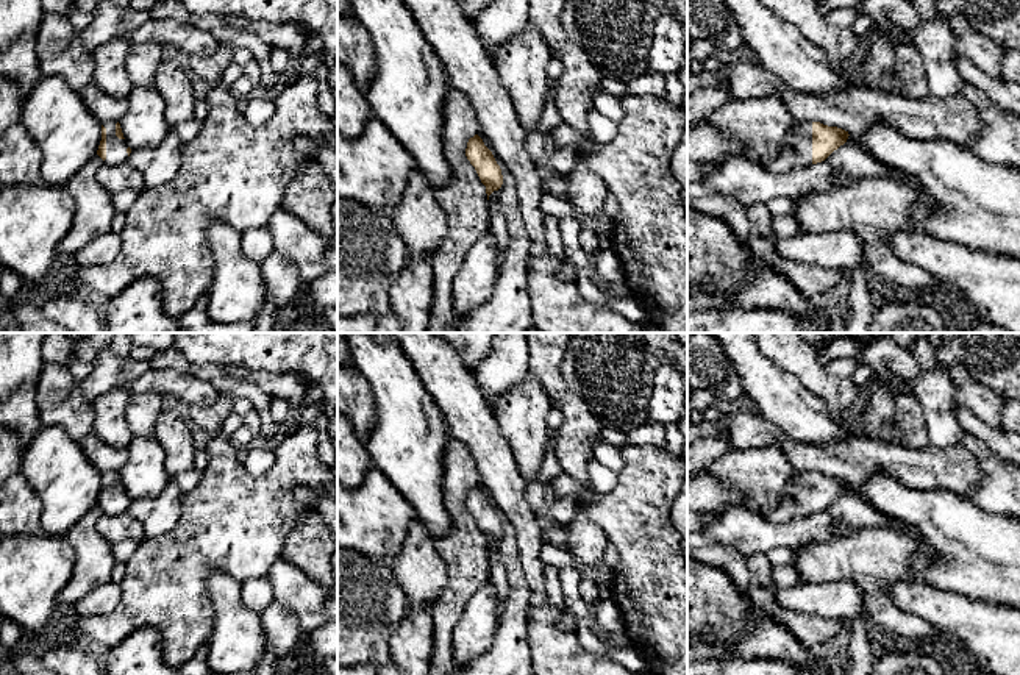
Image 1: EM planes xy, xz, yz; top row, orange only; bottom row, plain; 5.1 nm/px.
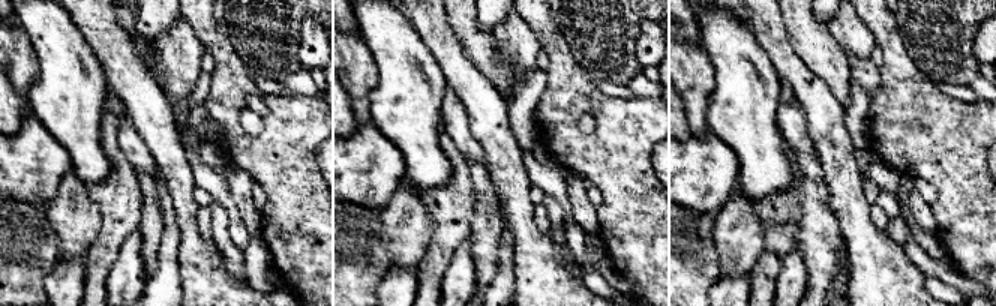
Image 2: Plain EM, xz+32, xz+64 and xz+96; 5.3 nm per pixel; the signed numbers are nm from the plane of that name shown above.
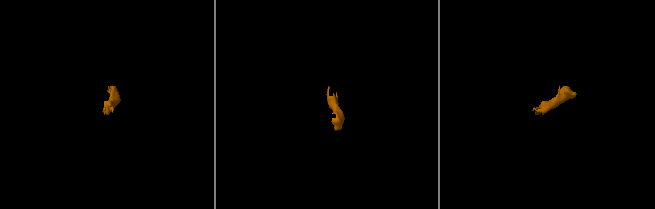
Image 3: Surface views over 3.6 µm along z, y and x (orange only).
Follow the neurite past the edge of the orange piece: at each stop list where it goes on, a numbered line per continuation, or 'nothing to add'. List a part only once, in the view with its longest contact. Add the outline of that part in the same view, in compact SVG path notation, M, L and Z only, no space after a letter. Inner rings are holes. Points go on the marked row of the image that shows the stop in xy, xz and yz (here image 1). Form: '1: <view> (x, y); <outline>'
1: yz (798, 144); M798 122L798 127L786 136L786 147L772 161L761 166L772 173L784 173L800 166L812 164L812 122Z

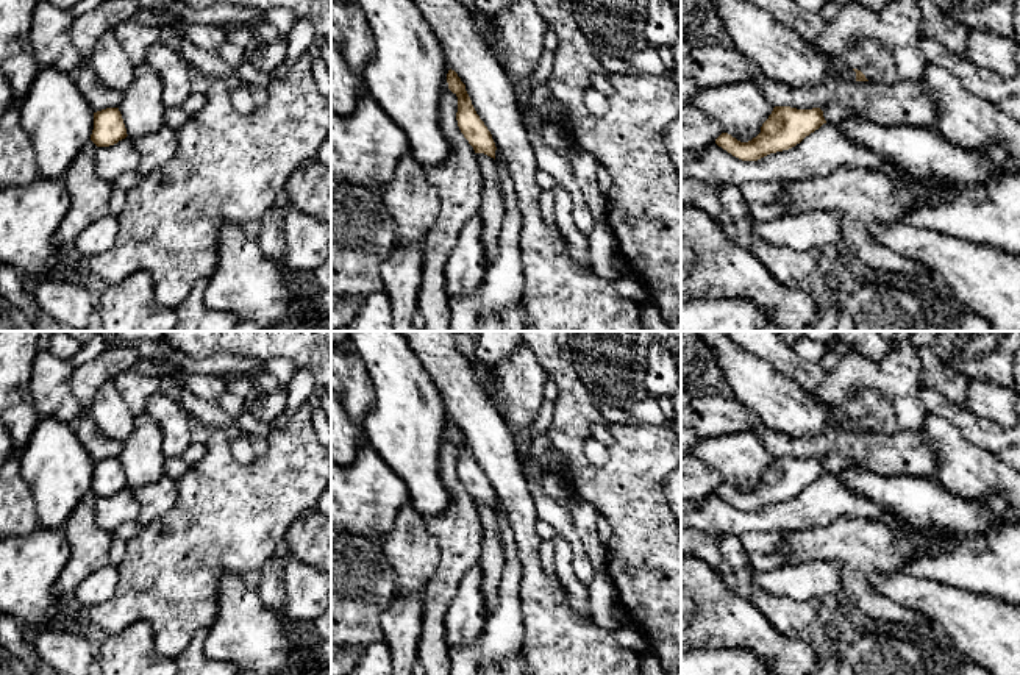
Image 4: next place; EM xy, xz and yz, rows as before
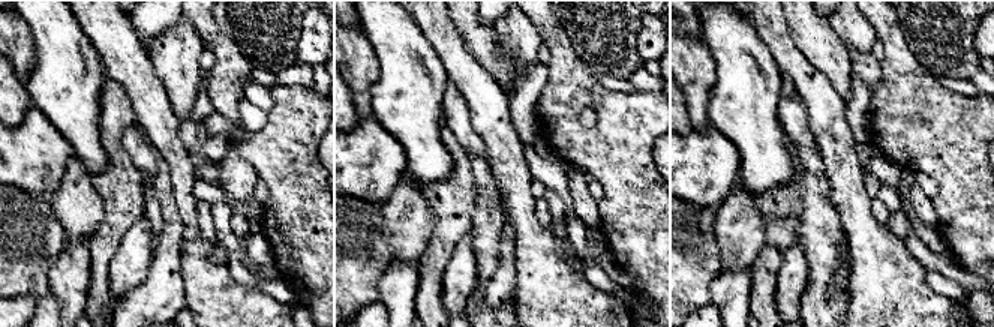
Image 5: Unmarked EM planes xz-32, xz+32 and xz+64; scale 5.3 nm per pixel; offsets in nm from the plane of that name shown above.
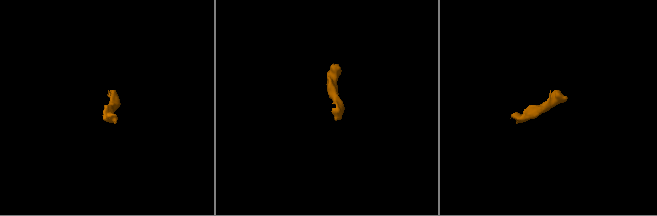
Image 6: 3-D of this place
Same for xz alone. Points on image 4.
nothing to add

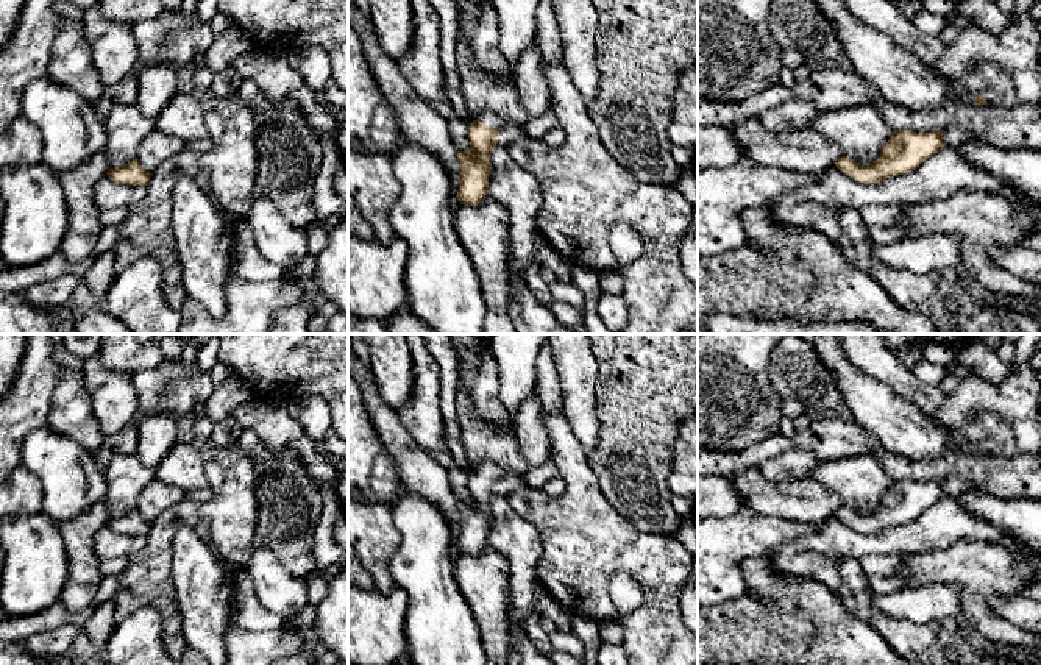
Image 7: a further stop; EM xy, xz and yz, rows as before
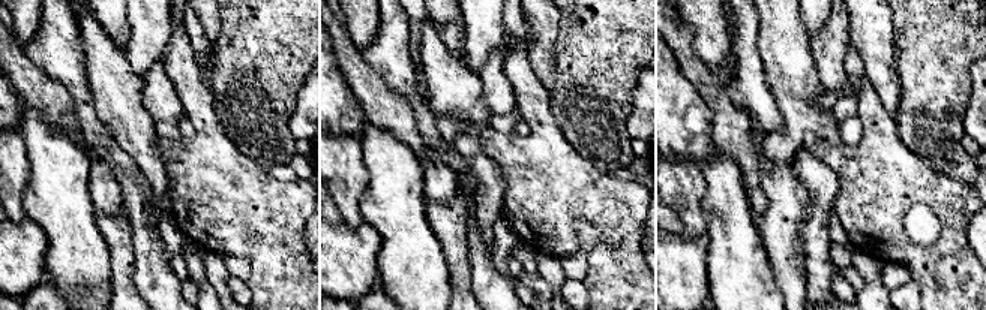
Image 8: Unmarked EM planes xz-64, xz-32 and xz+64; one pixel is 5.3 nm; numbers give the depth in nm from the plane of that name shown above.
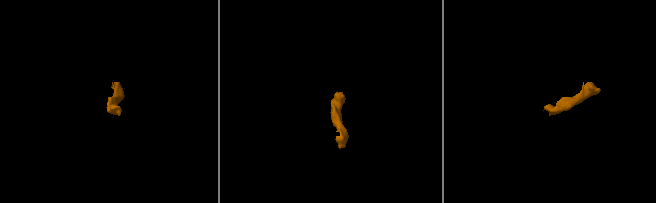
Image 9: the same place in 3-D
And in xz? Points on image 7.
1: xz (509, 133); M489 111L481 112L476 120L485 123L489 128L499 131L496 145L510 145L528 136L523 125L507 123L499 116Z

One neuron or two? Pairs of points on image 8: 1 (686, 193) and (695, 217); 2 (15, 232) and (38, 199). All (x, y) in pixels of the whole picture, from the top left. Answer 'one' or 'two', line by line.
1: one
2: two

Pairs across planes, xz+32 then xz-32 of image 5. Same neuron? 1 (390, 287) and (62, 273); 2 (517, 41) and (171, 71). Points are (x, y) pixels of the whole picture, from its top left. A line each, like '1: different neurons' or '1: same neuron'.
1: same neuron
2: same neuron

